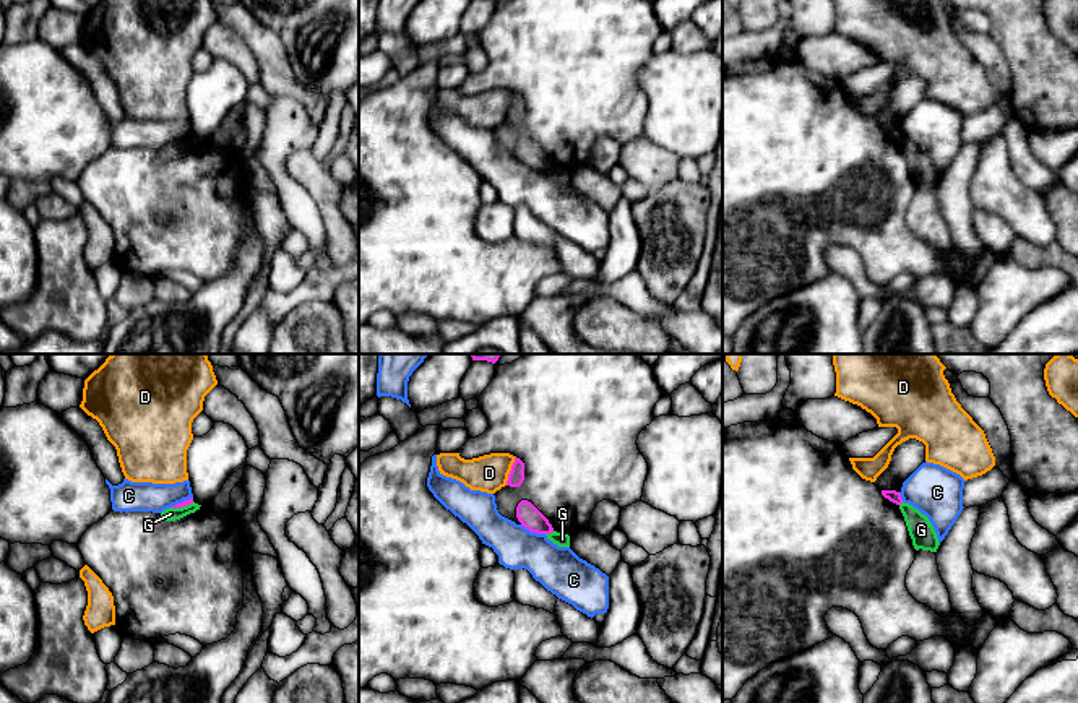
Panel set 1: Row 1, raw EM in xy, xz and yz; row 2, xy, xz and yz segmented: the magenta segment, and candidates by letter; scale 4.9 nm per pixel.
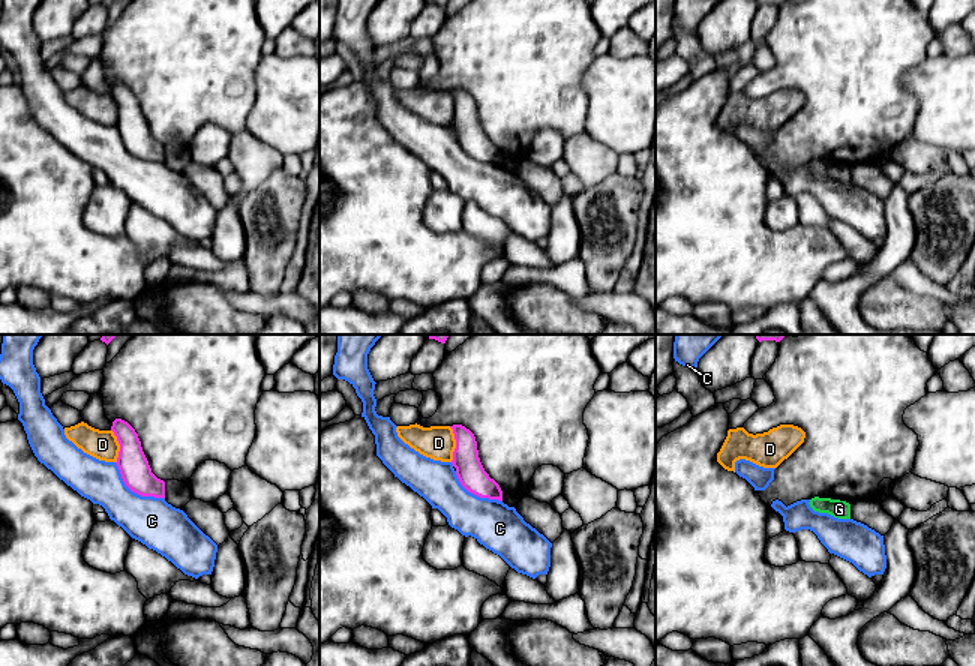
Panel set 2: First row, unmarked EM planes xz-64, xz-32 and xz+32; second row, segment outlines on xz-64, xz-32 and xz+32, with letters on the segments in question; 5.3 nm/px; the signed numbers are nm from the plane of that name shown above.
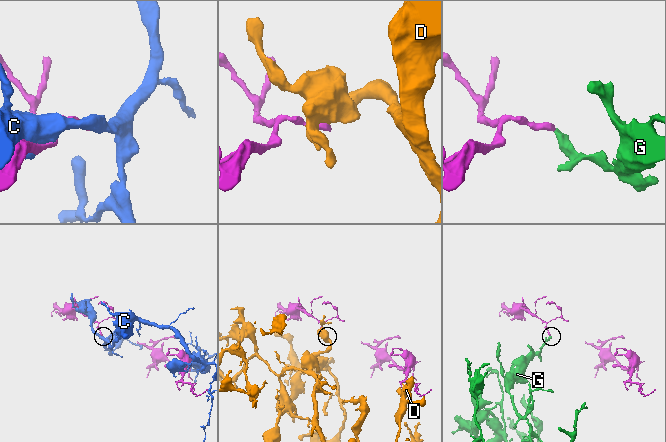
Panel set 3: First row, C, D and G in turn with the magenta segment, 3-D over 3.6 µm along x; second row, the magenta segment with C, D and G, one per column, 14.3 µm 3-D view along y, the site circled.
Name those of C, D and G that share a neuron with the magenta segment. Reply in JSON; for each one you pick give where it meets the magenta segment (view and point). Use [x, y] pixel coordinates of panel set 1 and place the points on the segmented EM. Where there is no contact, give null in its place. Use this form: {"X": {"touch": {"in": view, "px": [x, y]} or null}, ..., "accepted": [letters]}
{"accepted": []}

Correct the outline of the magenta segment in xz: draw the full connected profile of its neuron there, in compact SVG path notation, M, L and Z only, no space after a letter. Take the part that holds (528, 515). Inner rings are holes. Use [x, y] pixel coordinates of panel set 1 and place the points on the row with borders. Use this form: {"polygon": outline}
{"polygon": "M521 500L516 507L516 518L531 533L550 534L554 533L549 520L528 500Z"}

